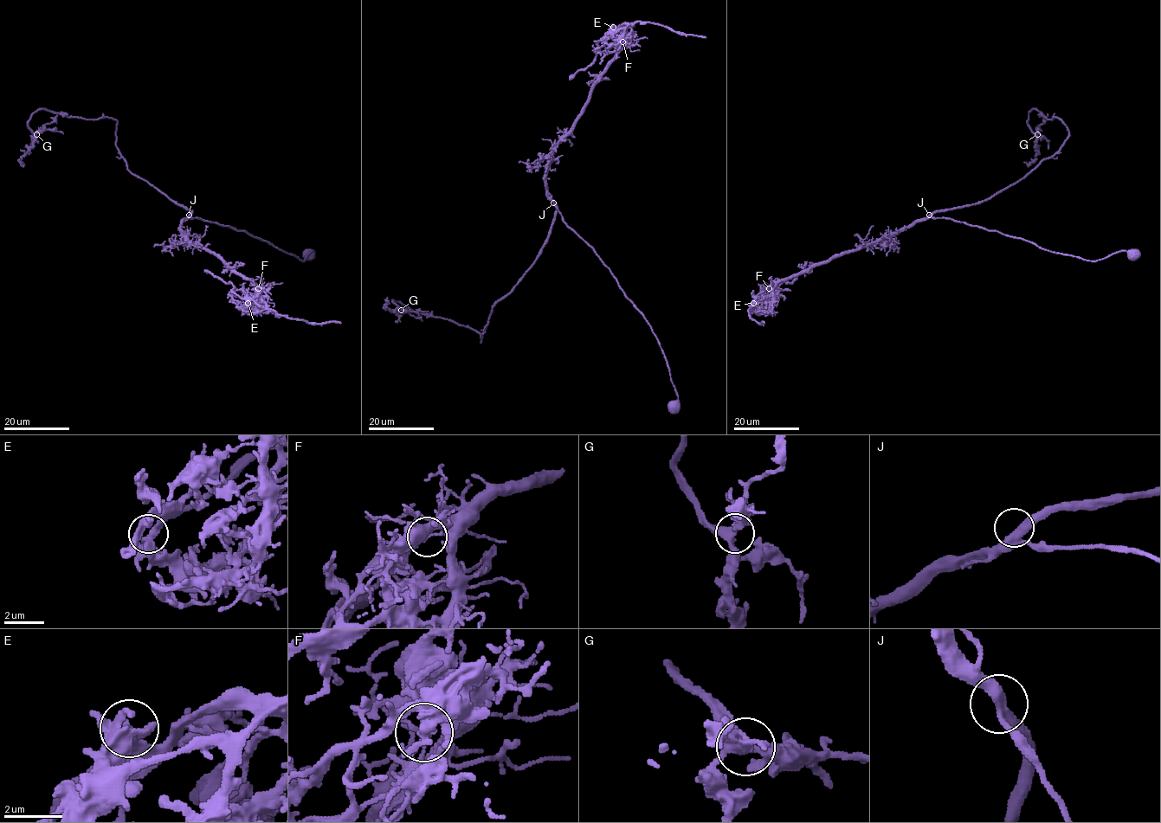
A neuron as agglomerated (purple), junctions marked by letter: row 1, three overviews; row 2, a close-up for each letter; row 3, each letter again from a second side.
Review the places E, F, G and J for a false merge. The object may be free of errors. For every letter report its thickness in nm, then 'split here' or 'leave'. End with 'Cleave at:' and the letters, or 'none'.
E: calibre 340 nm; leave
F: calibre 120 nm; split here
G: calibre 340 nm; leave
J: calibre 320 nm; leave
Cleave at: F

